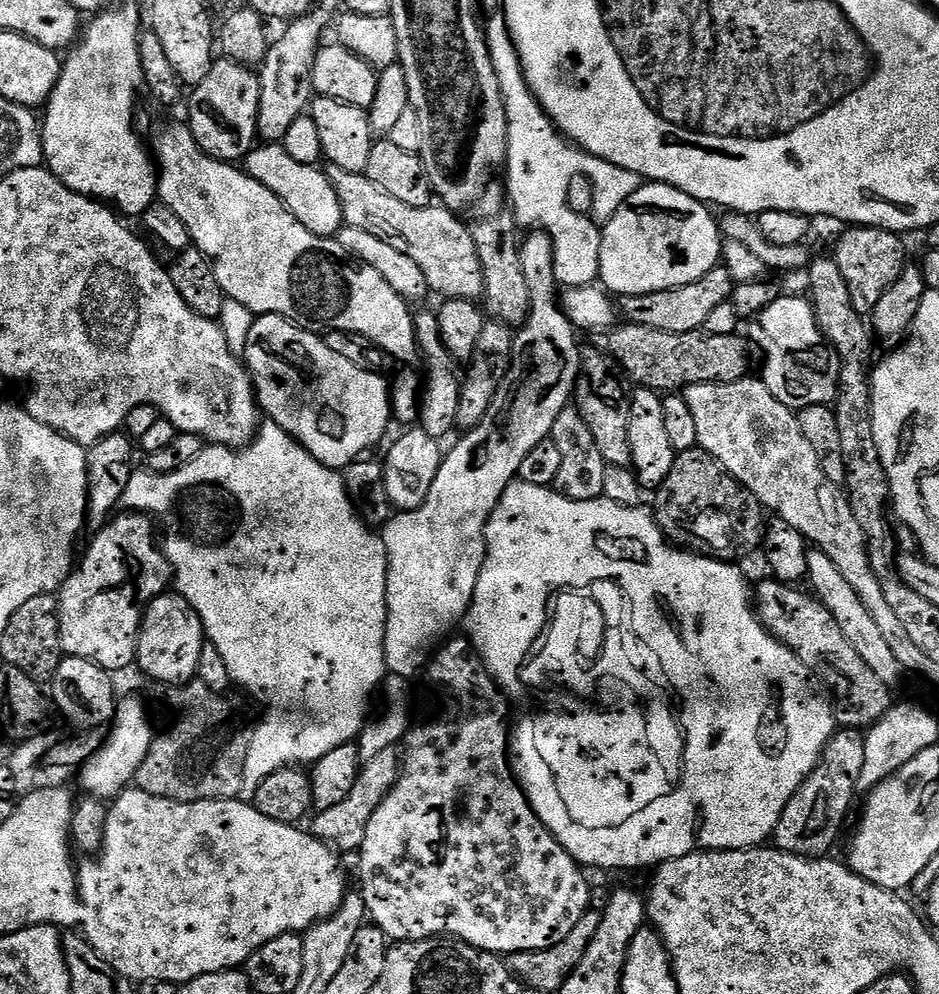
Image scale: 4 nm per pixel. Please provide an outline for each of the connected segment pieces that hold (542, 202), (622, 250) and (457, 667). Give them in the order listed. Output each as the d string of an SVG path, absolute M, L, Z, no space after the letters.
M503 9L490 12L487 20L485 40L506 106L507 144L512 144L512 156L520 156L520 206L523 208L520 222L523 227L538 226L546 214L554 214L560 207L560 172L566 176L588 176L588 160L592 160L592 164L602 164L605 160L590 155L568 141L549 119L543 105L534 101L532 90L525 82L520 57L513 46Z
M644 182L641 183L640 189L634 194L630 194L630 198L622 206L618 206L618 214L614 214L614 218L610 218L608 223L603 225L601 242L601 262L599 277L603 281L603 287L609 293L615 294L617 297L623 296L638 296L648 295L656 291L670 291L672 288L680 288L686 286L688 283L698 282L703 275L708 271L719 265L722 260L722 233L717 217L712 217L709 205L705 204L703 200L695 200L690 194L686 194L680 188L676 188L672 184L661 184L659 182Z
M464 638L451 640L435 649L434 655L423 669L424 681L421 682L420 688L418 684L418 704L419 707L421 704L425 708L424 724L417 723L409 731L406 737L408 749L403 749L402 752L400 776L396 779L390 794L386 794L382 806L374 810L364 831L364 841L358 853L360 859L358 891L364 898L364 906L371 923L382 929L392 942L448 937L463 940L465 944L481 948L483 952L497 954L546 950L562 942L562 938L566 938L570 930L574 930L574 926L578 926L579 920L589 912L591 904L588 903L592 900L592 888L584 877L585 869L578 863L577 857L569 854L556 841L552 831L541 822L536 811L532 809L528 795L520 787L520 782L513 773L510 763L510 736L504 733L504 719L508 716L508 708L510 709L509 701L502 695L495 679L484 667L480 653L471 643Z

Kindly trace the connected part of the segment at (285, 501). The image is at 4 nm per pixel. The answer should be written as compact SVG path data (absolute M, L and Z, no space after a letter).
M271 422L261 423L252 437L252 443L243 448L226 448L222 444L205 446L202 454L182 466L182 470L165 476L152 474L147 478L150 487L164 488L164 508L169 515L169 524L164 528L162 551L174 573L175 591L186 597L190 606L194 606L204 627L207 643L218 646L218 654L222 654L226 670L230 670L233 685L241 684L269 712L264 732L258 733L256 741L252 745L249 743L246 748L248 757L244 767L244 788L240 791L239 799L252 802L255 801L258 786L270 774L289 766L311 765L344 744L353 743L365 727L368 699L376 687L381 687L386 676L384 639L388 617L388 551L383 539L361 520L337 471L319 463L291 434Z

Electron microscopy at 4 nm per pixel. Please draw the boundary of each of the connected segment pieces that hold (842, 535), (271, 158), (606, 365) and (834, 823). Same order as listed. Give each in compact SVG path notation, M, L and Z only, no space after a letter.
M752 379L721 384L692 384L683 389L686 406L690 406L690 411L694 413L698 445L709 452L730 475L738 478L738 482L746 485L769 513L790 522L790 526L803 534L809 545L821 548L834 562L834 566L842 570L842 578L851 582L852 576L856 576L856 556L860 556L860 560L868 560L868 541L864 539L862 526L858 526L858 518L854 518L848 497L823 473L818 454L802 434L797 413L782 406L782 402L770 394L763 379Z
M278 142L259 145L244 160L245 172L262 182L279 197L296 218L316 236L335 237L344 226L344 216L335 188L325 173L315 165L298 163Z
M588 346L578 356L578 375L574 405L590 428L607 465L628 468L632 463L632 451L629 444L630 406L632 405L630 388L626 383L625 373L607 352Z
M855 728L837 731L820 755L816 769L805 778L794 798L790 798L786 810L782 810L774 833L775 847L795 856L827 857L844 828L852 799L858 796L862 762L866 762L864 736Z

